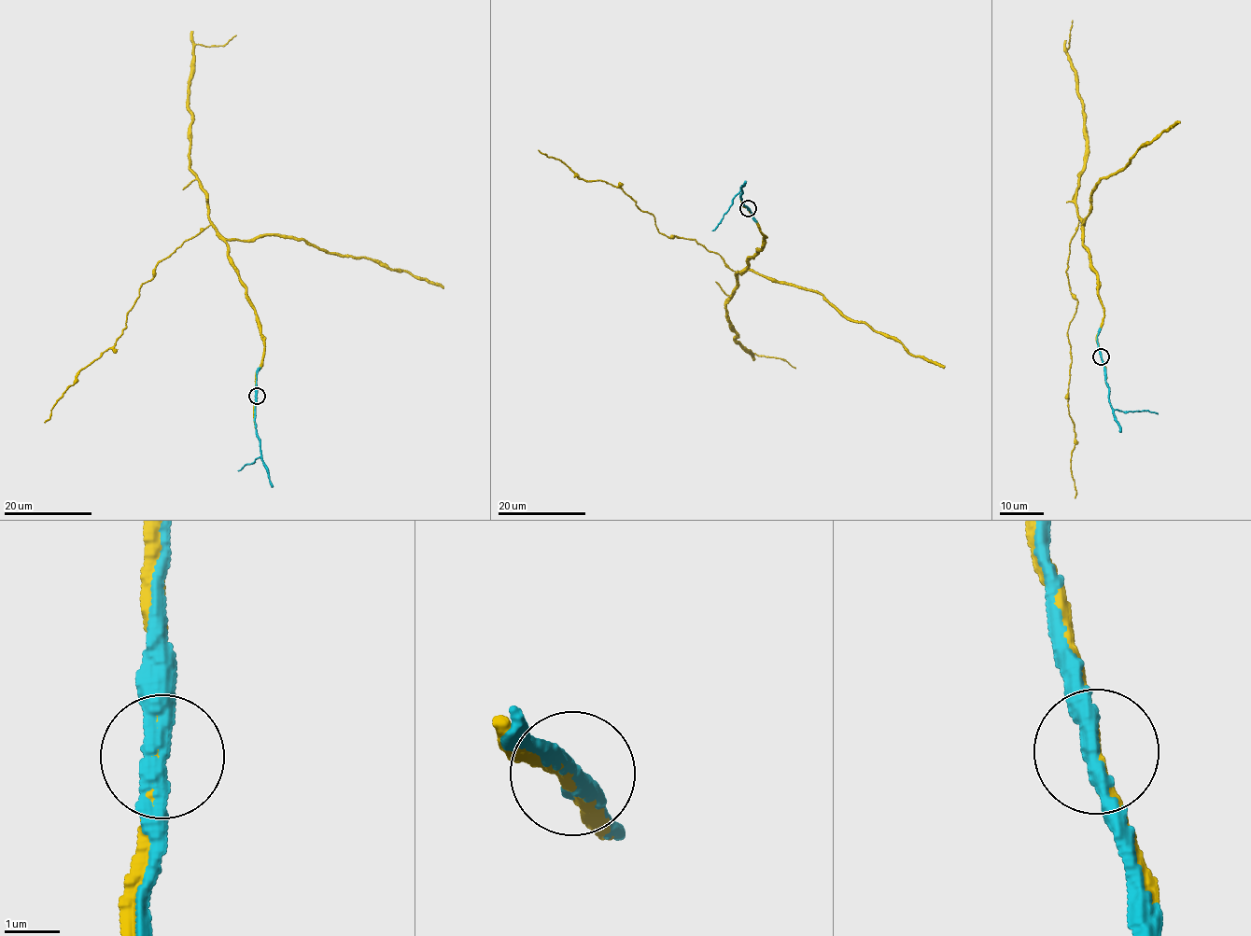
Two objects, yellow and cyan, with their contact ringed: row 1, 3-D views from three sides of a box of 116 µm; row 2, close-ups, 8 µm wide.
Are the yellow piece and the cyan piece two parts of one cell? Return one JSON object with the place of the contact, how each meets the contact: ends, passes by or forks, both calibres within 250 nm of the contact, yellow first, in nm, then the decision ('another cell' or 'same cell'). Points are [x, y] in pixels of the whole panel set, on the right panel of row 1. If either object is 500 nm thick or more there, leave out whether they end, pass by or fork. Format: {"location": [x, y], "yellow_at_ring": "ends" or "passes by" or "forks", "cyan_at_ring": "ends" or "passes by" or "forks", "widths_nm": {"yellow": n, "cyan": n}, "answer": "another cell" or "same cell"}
{"location": [1101, 356], "yellow_at_ring": "passes by", "cyan_at_ring": "passes by", "widths_nm": {"yellow": 260, "cyan": 240}, "answer": "same cell"}

